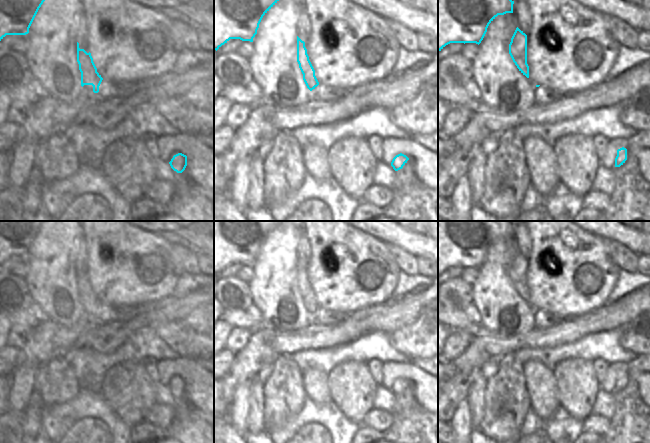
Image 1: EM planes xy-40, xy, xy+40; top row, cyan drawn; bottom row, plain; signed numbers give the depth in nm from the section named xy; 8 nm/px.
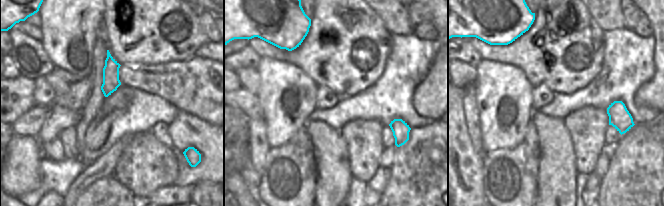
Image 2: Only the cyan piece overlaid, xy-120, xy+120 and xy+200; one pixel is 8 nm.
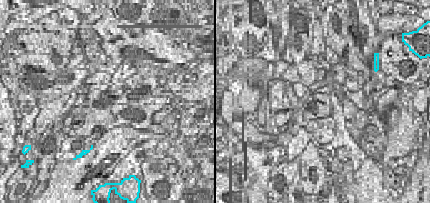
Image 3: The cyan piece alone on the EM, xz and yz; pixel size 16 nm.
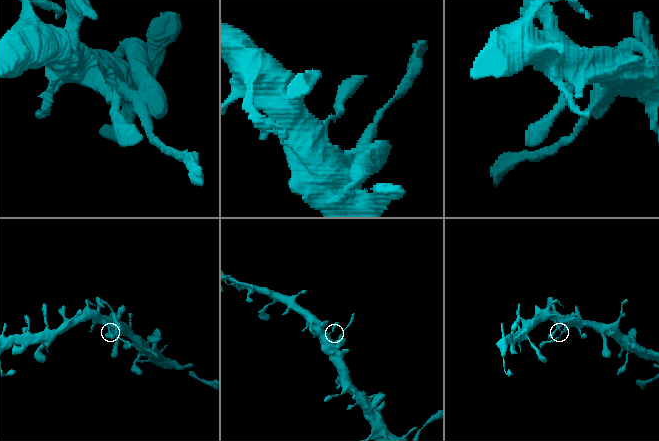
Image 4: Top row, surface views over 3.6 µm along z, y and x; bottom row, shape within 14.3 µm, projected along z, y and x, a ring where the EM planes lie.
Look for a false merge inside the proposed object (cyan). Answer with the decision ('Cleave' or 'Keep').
Keep.

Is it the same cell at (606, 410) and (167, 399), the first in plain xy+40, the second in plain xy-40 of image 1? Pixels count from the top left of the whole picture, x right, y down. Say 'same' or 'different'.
same

